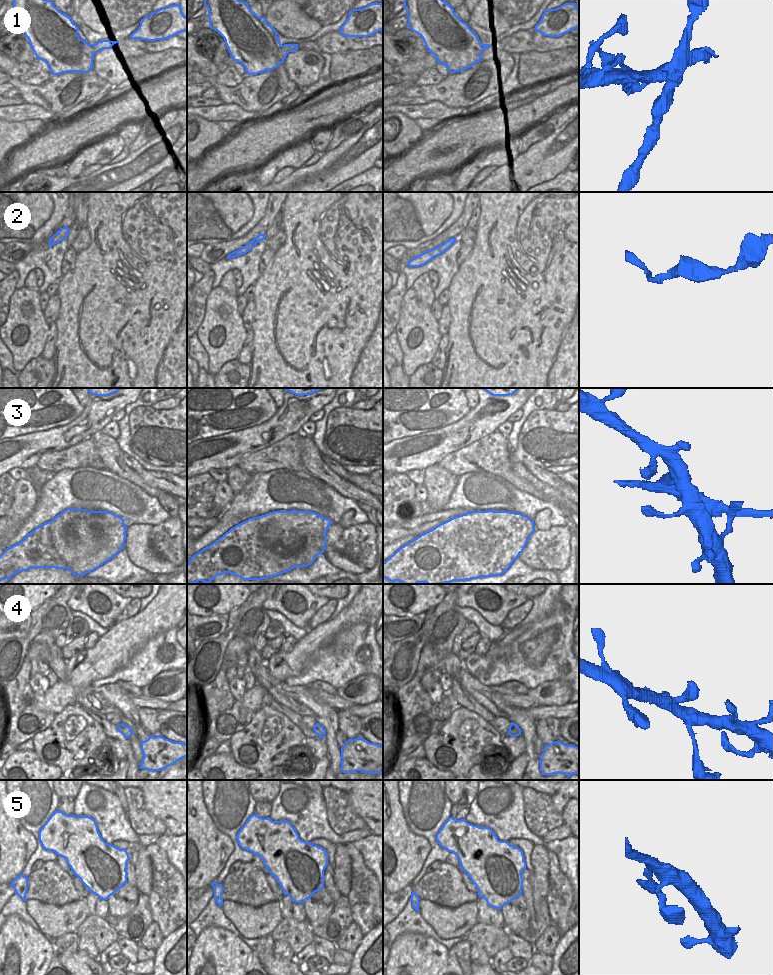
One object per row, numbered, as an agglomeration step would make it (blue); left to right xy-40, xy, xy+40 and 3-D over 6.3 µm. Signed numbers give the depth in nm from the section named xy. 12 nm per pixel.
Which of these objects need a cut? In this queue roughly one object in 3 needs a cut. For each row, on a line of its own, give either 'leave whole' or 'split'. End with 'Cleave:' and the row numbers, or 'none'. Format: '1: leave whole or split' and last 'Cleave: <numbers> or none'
1: split
2: leave whole
3: split
4: leave whole
5: split
Cleave: 1, 3, 5

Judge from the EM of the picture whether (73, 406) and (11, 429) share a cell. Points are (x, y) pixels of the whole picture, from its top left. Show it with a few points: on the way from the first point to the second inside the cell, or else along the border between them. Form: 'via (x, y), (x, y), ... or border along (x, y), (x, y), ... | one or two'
via (59, 409), (53, 409), (33, 429), (28, 429) | one

